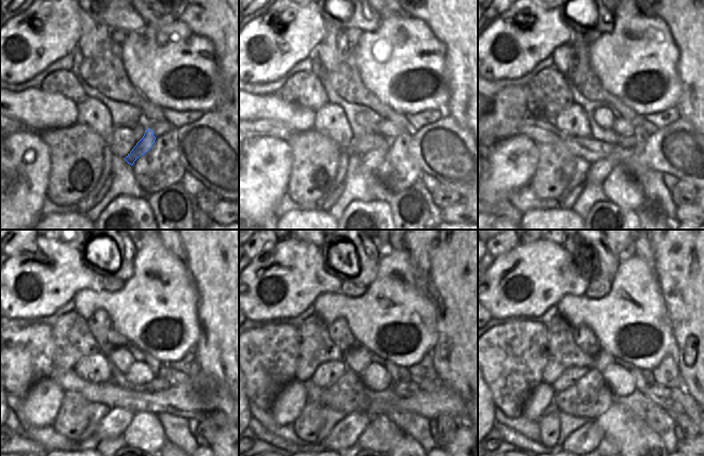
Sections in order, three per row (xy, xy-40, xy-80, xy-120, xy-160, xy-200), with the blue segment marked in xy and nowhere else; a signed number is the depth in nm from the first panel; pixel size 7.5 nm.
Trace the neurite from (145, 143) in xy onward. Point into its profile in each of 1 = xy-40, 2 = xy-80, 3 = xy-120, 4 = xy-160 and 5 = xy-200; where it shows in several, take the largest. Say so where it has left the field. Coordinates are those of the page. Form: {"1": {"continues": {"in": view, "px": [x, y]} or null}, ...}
{"1": {"continues": {"in": "xy-40", "px": [369, 162]}}, "2": {"continues": {"in": "xy-80", "px": [598, 171]}}, "3": {"continues": {"in": "xy-120", "px": [113, 425]}}, "4": {"continues": {"in": "xy-160", "px": [347, 433]}}, "5": {"continues": {"in": "xy-200", "px": [586, 439]}}}

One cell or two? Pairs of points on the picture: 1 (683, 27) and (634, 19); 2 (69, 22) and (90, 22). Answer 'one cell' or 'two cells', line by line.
1: two cells
2: two cells

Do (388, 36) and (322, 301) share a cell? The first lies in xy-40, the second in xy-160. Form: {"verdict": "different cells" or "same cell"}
{"verdict": "same cell"}

